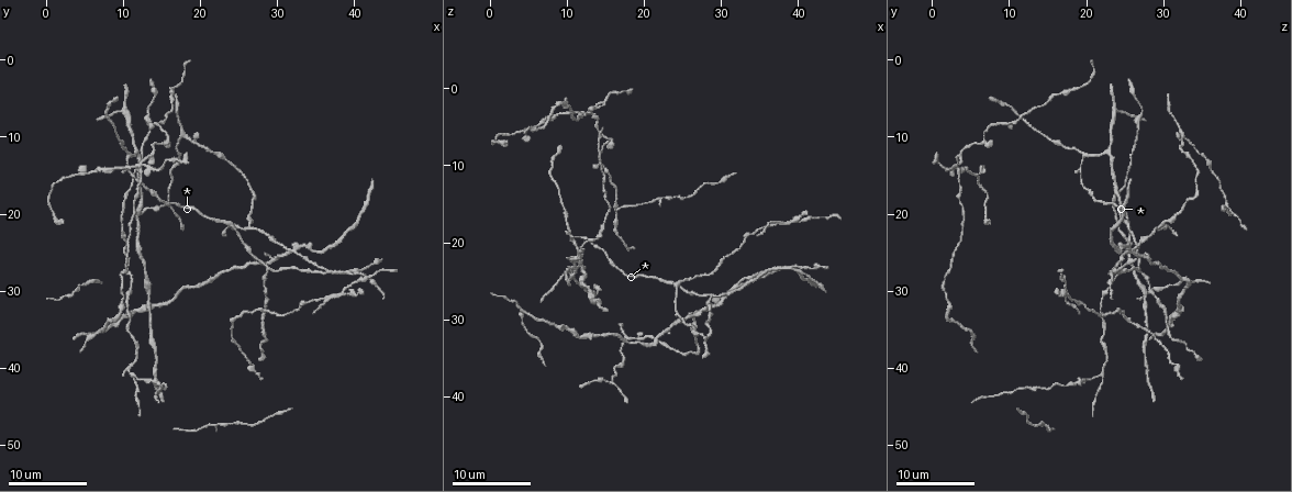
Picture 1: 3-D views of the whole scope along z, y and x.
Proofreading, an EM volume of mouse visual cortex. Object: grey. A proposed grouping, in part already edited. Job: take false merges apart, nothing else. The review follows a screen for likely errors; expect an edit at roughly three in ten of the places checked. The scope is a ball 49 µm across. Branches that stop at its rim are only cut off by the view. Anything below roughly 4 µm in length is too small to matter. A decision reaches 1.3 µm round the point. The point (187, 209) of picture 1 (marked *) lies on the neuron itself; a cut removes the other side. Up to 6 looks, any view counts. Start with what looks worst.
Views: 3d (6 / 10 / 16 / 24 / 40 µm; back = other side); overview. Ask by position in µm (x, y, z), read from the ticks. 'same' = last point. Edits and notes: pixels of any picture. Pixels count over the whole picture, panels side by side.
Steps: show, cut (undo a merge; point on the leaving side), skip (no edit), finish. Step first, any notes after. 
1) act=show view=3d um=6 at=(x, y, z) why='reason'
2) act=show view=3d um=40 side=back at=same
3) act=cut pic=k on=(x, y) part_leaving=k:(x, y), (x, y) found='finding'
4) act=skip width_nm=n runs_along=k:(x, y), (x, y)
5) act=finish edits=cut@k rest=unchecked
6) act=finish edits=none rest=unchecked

act=show view=3d um=10 at=(31.0, 24.5, 26.0) why='two arms in line, one across'

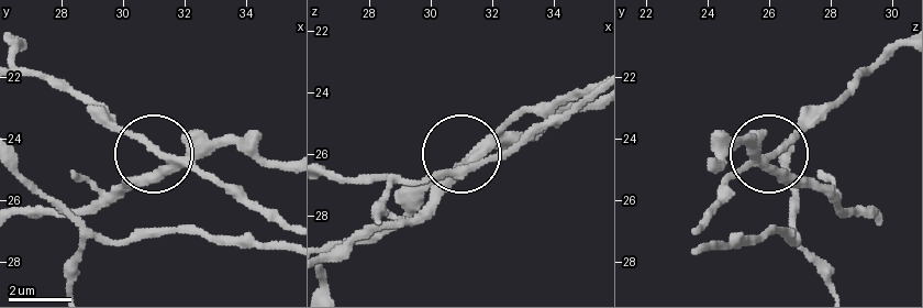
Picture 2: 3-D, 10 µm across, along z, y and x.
act=show view=3d um=6 at=(31.2, 24.7, 26.2)

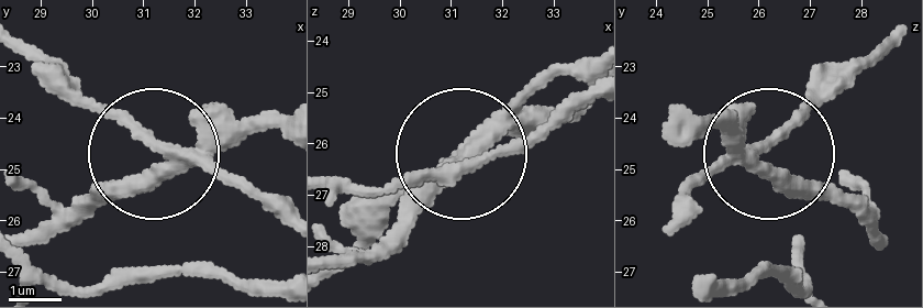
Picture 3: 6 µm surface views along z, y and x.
act=cut pic=3 on=(132, 177) side_arm_um=44 part_leaving=3:(184, 154), (18, 232) found='a second neuron is stuck on'

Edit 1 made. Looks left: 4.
act=show view=3d um=6 at=(26.0, 21.5, 29.5) why='three arms meet'

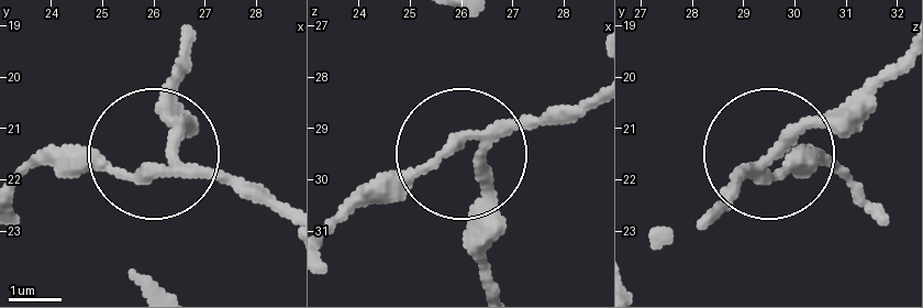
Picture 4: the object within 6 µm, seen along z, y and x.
act=skip width_nm=230 runs_along=4:(284, 208), (153, 165), (87, 174), (39, 161) found='one neuron here'

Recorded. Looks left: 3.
act=show view=3d um=16 at=(11.0, 16.0, 25.0) why='branch point'

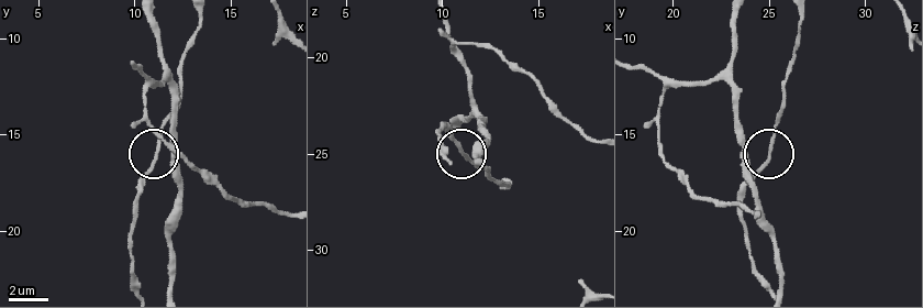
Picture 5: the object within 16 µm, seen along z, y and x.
act=show view=3d um=6 at=(10.9, 16.5, 24.8)

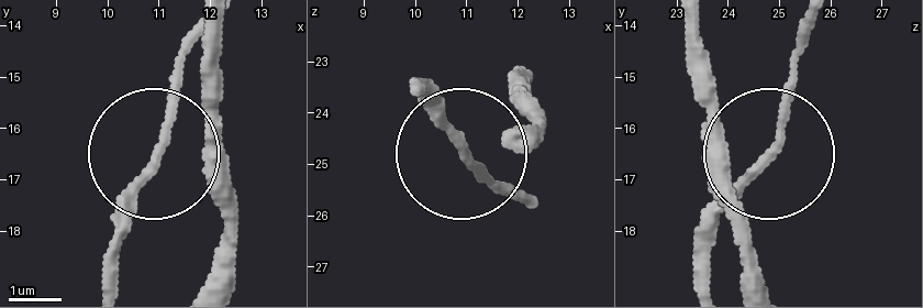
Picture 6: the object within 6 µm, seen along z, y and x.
act=skip width_nm=130 found='one neuron here'

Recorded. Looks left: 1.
act=finish edits=cut@3 rest=unchecked

